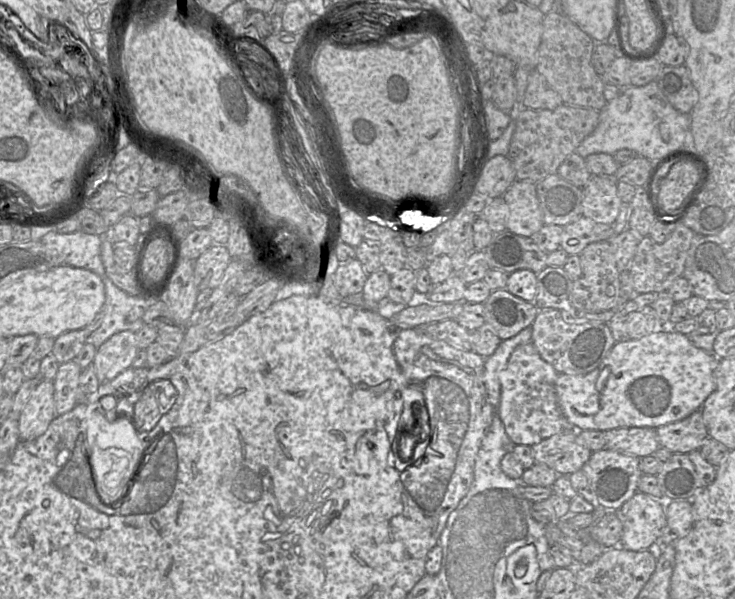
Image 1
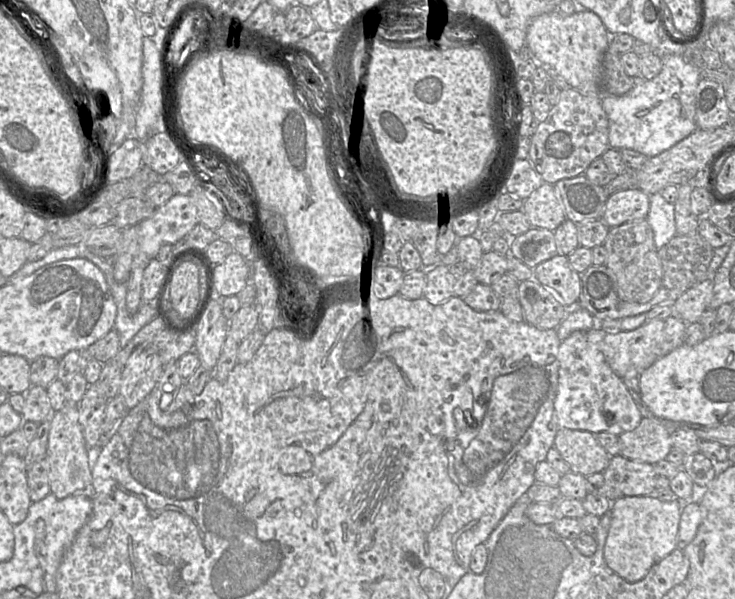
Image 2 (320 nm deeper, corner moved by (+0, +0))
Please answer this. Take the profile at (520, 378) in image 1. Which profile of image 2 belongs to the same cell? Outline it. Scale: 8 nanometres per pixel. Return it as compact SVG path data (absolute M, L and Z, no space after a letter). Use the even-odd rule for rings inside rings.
M575 331L571 333L567 338L561 341L561 344L557 353L557 362L559 366L559 387L557 391L557 395L554 401L554 413L557 420L557 426L559 429L572 429L572 430L582 430L589 431L593 434L597 434L600 432L609 432L615 435L620 435L620 430L622 430L622 426L627 423L640 423L640 421L644 417L652 416L649 411L644 407L640 400L635 400L635 394L629 388L629 386L619 377L617 377L616 373L611 370L611 367L607 365L602 353L597 350L586 338L586 332L583 331Z

